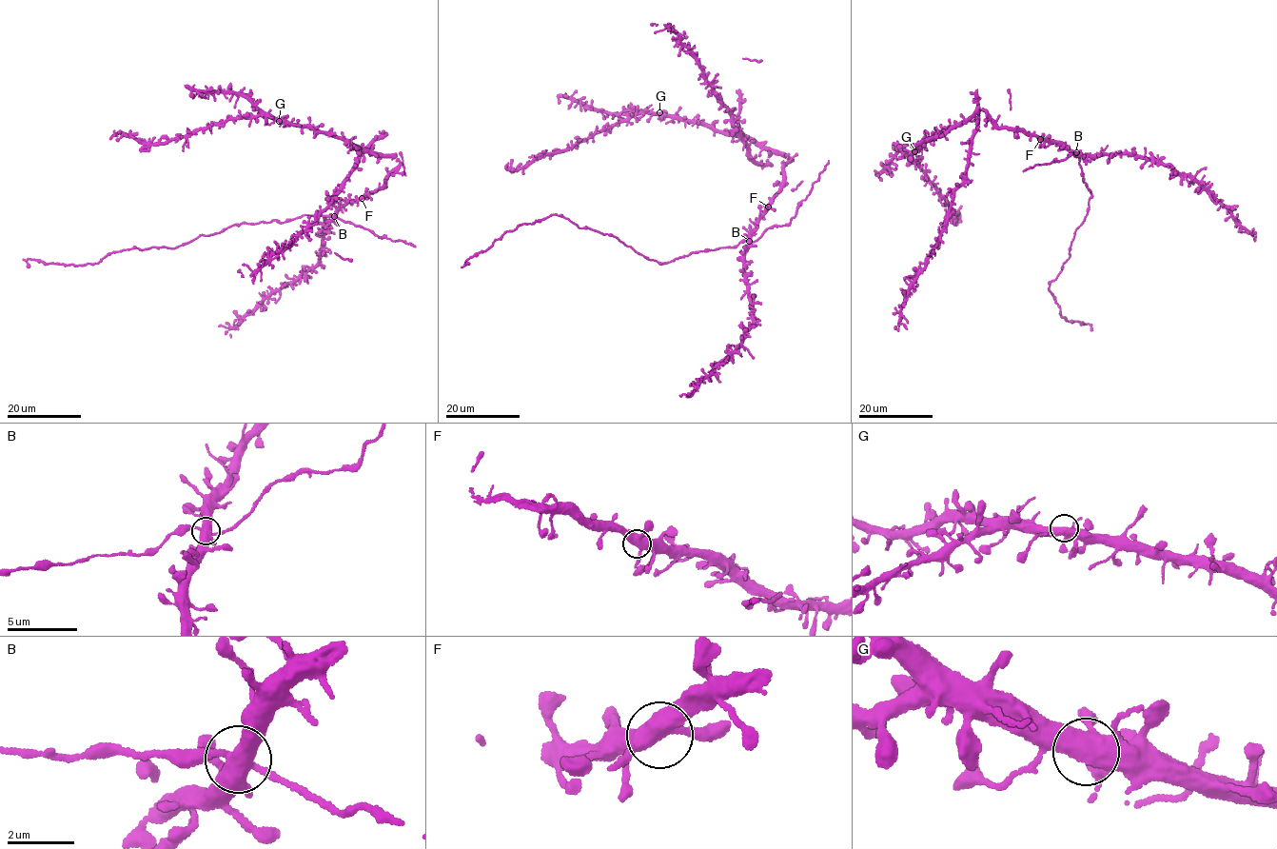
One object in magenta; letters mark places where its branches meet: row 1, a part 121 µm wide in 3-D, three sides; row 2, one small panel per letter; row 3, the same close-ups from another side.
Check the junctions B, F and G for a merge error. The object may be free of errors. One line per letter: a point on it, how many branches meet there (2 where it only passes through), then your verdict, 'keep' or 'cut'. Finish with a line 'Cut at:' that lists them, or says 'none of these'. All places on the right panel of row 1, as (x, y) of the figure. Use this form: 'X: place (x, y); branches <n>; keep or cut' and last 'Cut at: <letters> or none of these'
B: place (1076, 152); branches 4; keep
F: place (1040, 139); branches 4; keep
G: place (914, 151); branches 4; keep
Cut at: none of these

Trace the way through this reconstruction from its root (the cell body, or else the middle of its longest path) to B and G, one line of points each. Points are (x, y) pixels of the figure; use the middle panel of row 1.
B: (765, 208), (749, 241)
G: (765, 208), (783, 181), (783, 165), (792, 158), (761, 149), (742, 137), (659, 112)

